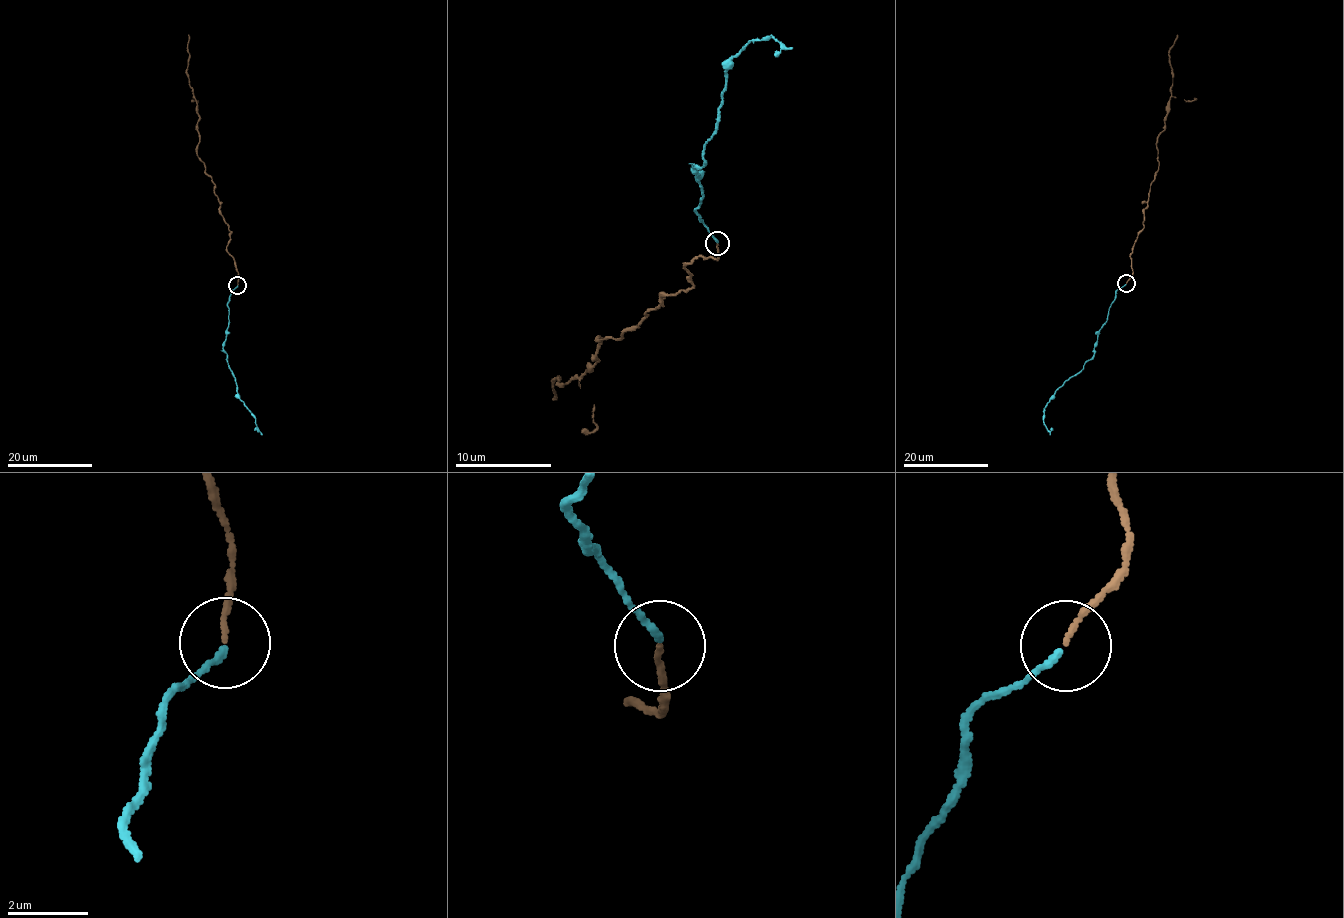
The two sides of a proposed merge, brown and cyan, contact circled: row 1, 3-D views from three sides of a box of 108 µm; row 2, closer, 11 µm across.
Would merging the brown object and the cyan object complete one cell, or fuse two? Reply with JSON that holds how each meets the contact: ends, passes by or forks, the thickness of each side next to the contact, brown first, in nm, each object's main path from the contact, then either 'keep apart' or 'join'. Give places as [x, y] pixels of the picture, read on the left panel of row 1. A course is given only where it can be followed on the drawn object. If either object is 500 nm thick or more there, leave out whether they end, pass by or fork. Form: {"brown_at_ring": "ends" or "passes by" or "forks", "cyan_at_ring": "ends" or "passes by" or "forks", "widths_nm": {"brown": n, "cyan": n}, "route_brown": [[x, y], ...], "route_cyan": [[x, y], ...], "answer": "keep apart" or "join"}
{"brown_at_ring": "ends", "cyan_at_ring": "ends", "widths_nm": {"brown": 120, "cyan": 170}, "route_brown": [[238, 285], [226, 246], [230, 230], [197, 155], [197, 104], [186, 69], [187, 35]], "route_cyan": [[238, 286], [230, 293], [228, 302], [229, 326], [223, 351], [235, 379], [237, 396], [262, 434]], "answer": "join"}

